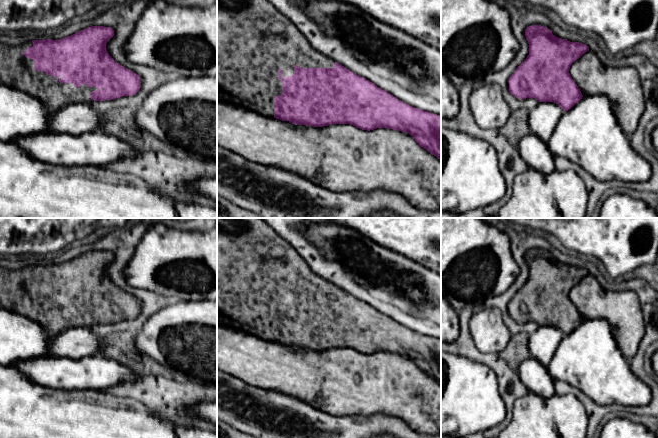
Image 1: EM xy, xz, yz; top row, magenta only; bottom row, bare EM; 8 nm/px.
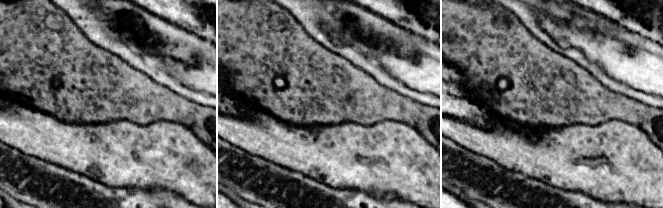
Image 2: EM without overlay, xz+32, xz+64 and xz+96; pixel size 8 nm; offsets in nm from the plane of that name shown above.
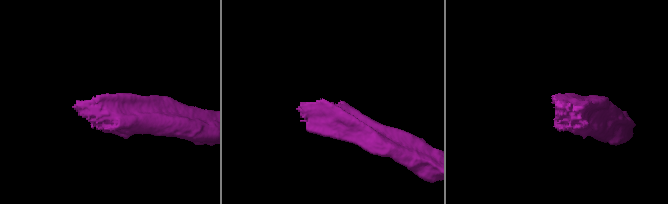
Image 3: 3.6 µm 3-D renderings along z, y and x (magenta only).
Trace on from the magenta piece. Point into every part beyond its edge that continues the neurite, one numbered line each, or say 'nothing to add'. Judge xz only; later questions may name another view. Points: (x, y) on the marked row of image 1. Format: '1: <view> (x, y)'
1: xz (254, 40)

